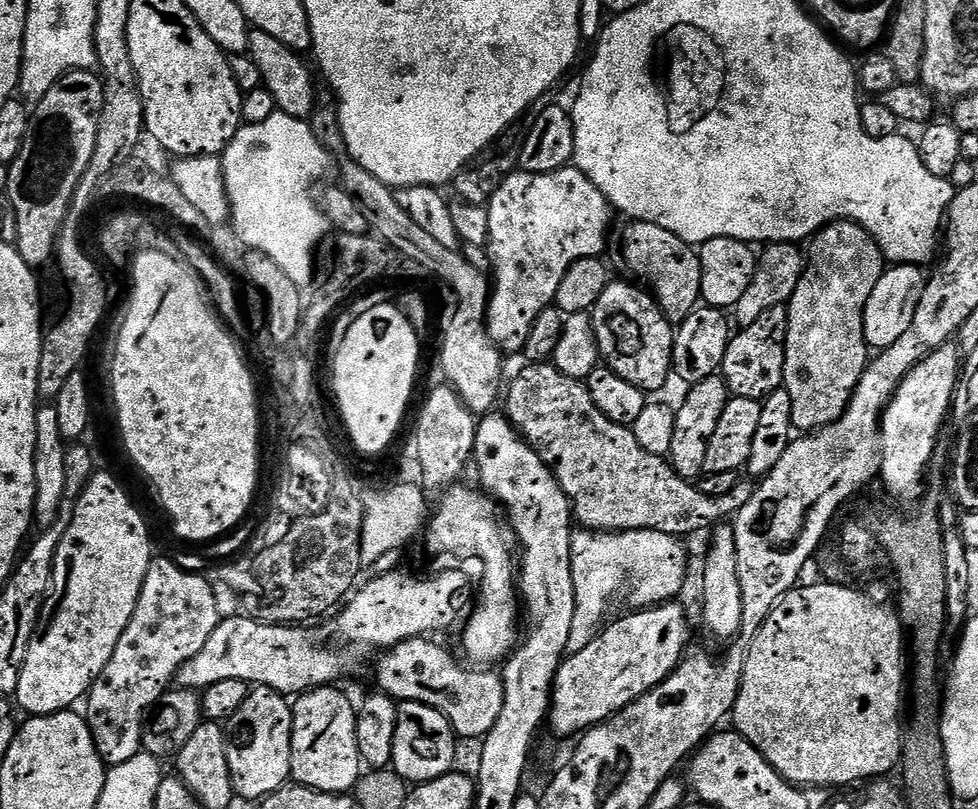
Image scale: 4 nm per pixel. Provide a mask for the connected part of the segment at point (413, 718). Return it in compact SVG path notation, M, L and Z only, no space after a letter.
M399 701L396 705L396 725L394 726L394 754L390 768L404 781L413 785L425 784L427 780L442 778L453 771L456 764L456 731L450 722L434 706L422 702Z

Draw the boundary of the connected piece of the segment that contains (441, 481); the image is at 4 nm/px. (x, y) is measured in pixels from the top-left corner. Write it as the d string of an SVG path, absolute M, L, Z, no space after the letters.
M451 386L436 388L424 400L424 409L416 420L414 439L419 447L418 462L422 464L423 487L447 489L461 479L468 460L473 459L477 417L460 401Z

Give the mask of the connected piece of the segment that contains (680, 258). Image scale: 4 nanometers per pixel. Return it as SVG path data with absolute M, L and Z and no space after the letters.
M641 220L625 225L624 233L620 236L620 256L628 267L627 275L637 276L632 278L656 297L657 304L671 324L679 326L701 303L702 266L697 249L691 244L684 244L682 238L662 230L660 226Z

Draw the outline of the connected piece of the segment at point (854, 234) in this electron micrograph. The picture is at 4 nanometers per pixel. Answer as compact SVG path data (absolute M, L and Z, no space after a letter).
M837 220L825 225L811 237L808 246L804 269L786 303L788 315L782 385L790 394L792 427L804 434L832 424L852 401L852 391L858 386L870 359L870 347L863 337L863 311L866 310L870 292L886 269L884 254L876 244L876 239L864 227L851 220Z

